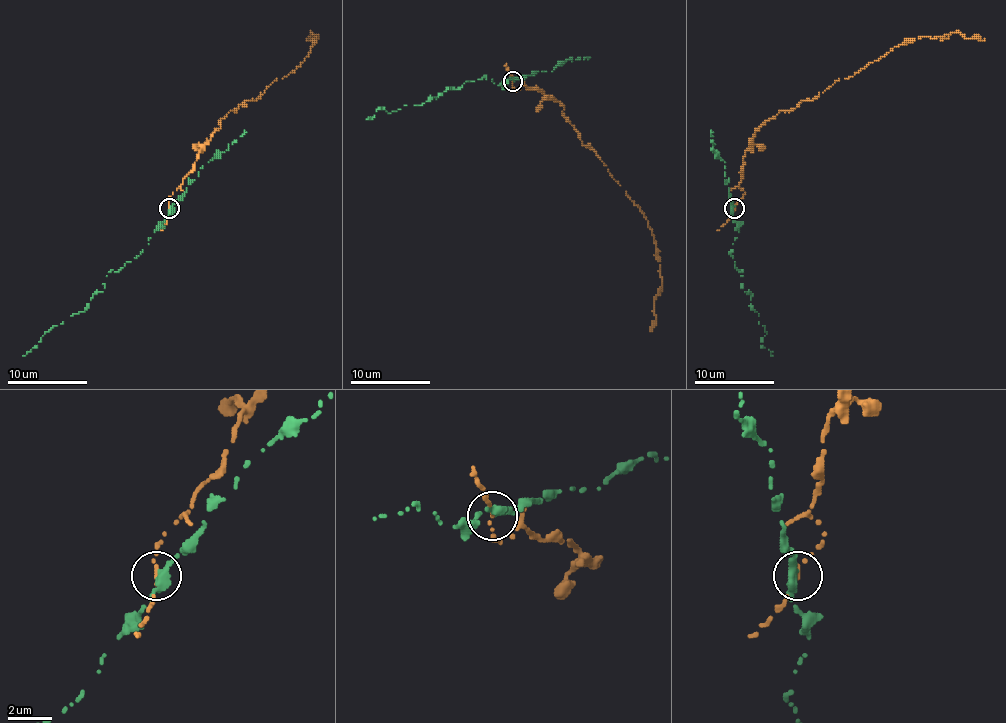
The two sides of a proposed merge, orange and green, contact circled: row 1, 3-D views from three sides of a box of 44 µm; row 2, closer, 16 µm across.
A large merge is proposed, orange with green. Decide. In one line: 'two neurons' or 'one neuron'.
two neurons

